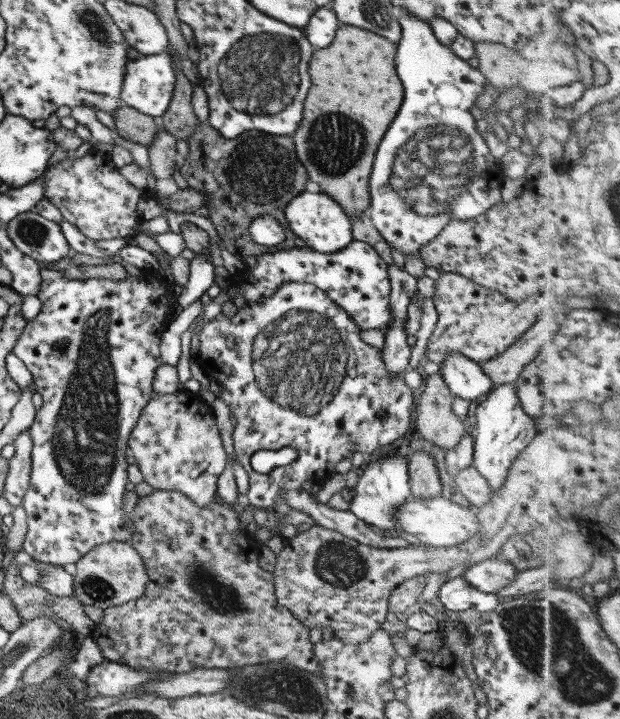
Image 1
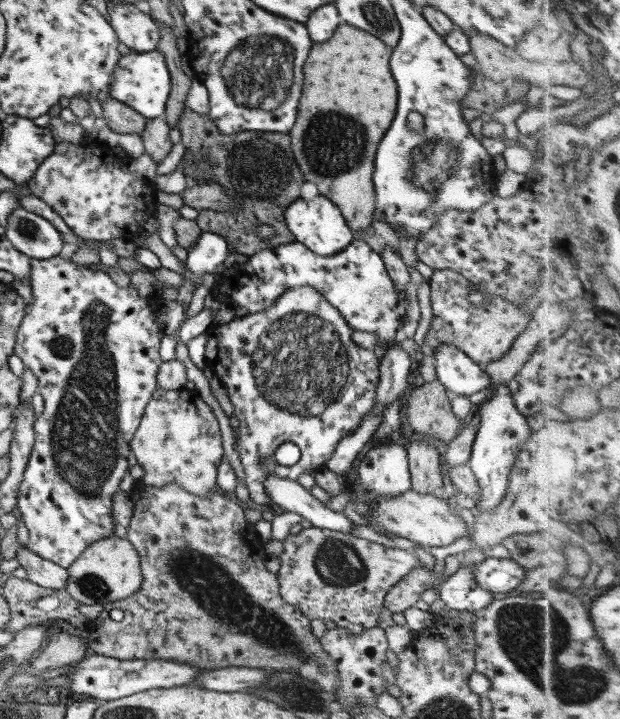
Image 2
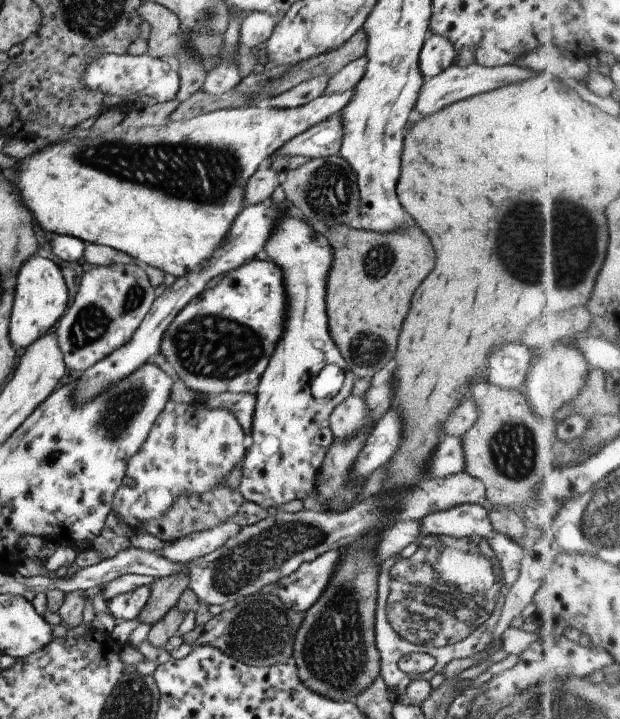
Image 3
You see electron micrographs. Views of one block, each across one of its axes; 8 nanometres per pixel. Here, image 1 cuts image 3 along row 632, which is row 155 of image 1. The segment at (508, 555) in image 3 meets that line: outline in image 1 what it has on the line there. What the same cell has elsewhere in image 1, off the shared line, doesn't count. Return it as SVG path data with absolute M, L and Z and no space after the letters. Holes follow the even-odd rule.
M402 9L399 23L401 39L396 50L396 74L404 86L404 102L376 150L369 180L369 216L385 241L405 256L408 253L418 255L419 248L436 238L450 220L478 218L486 214L491 206L502 202L501 188L506 174L476 130L476 120L470 113L488 84L484 75L442 44L429 23L420 17Z

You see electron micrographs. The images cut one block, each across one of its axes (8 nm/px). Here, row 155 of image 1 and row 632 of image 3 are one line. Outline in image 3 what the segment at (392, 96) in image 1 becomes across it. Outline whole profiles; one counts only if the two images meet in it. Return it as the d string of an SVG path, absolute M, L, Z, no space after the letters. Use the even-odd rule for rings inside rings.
M370 532L368 536L356 540L354 544L339 549L342 550L342 558L336 564L326 590L304 613L304 620L294 638L293 658L300 680L304 682L304 686L332 700L354 700L354 696L358 696L380 676L380 653L376 648L374 616L376 616L376 598L378 598L377 578L381 566L374 566L374 546L376 546L376 534Z

